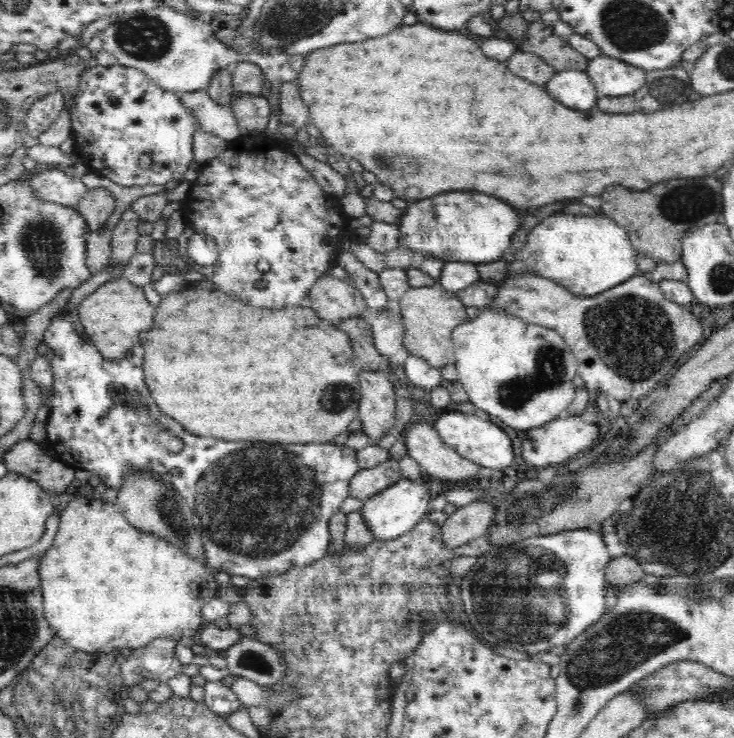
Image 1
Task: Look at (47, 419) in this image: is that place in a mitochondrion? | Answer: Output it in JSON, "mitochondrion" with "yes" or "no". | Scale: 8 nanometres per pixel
{"mitochondrion":"no"}

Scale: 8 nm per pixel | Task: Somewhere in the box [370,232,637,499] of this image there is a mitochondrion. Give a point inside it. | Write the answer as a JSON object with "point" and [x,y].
{"point":[549,370]}

